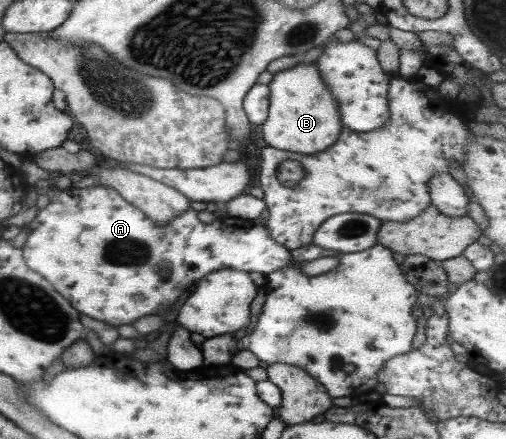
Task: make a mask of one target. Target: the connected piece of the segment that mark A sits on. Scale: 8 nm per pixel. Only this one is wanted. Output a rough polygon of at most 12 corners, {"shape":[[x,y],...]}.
{"shape":[[72,187],[26,224],[27,266],[119,327],[224,268],[314,278],[264,224],[160,227]]}

